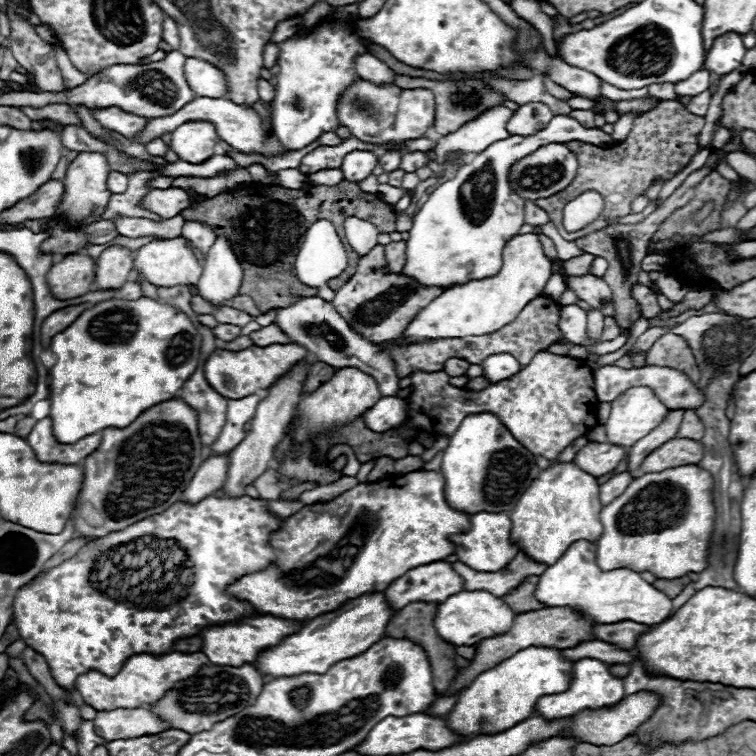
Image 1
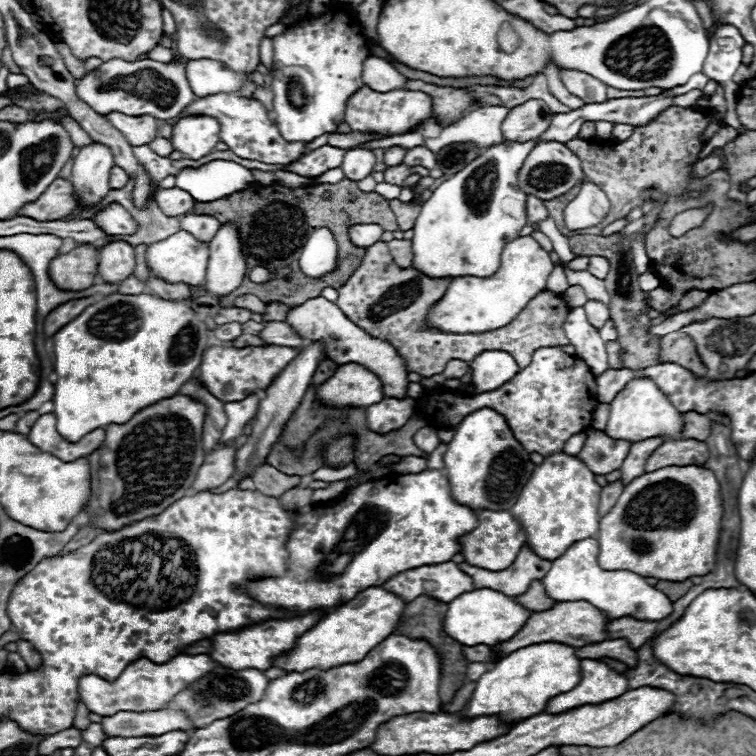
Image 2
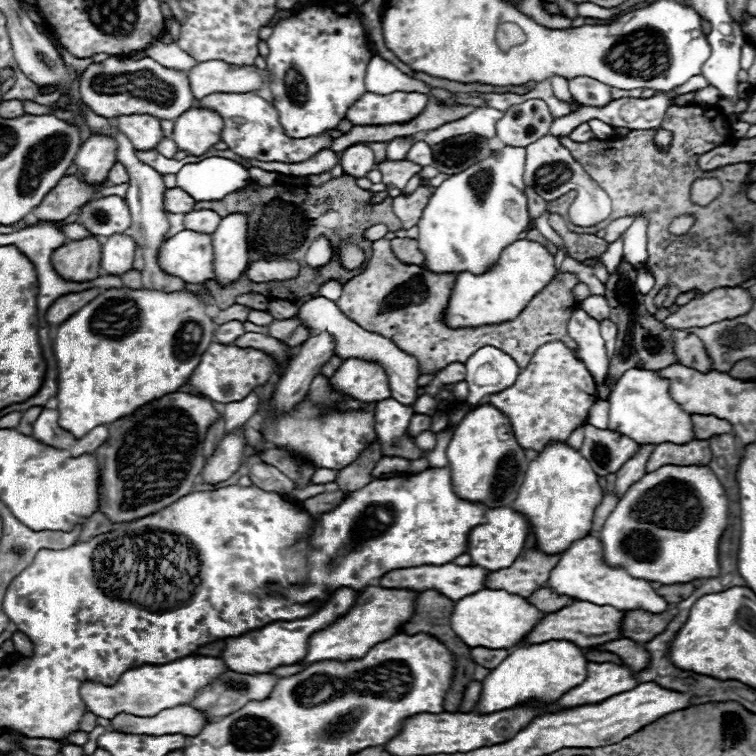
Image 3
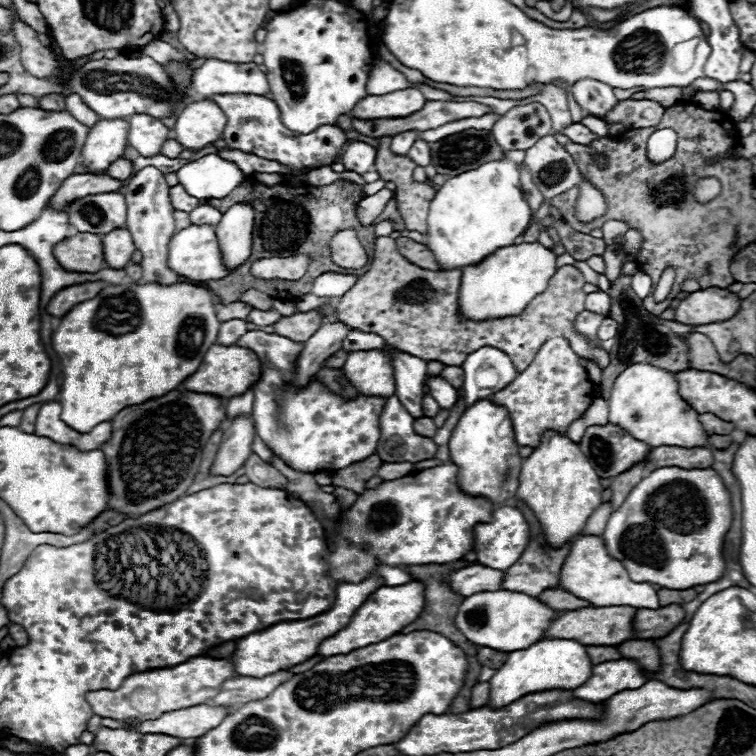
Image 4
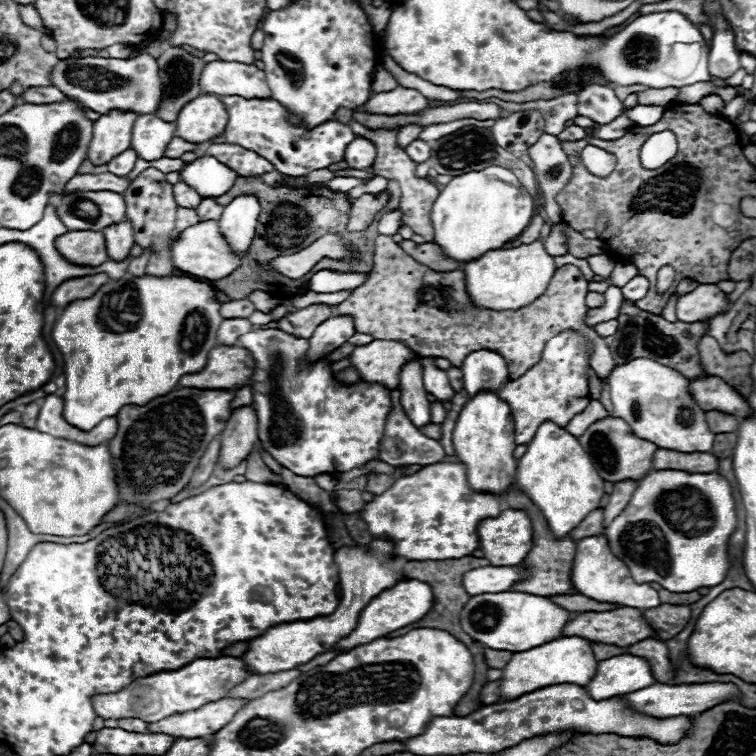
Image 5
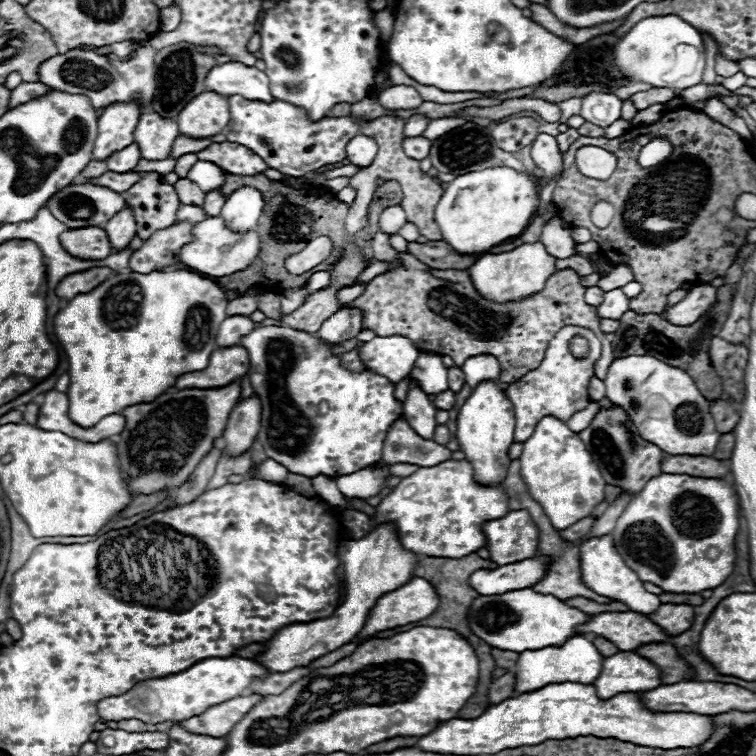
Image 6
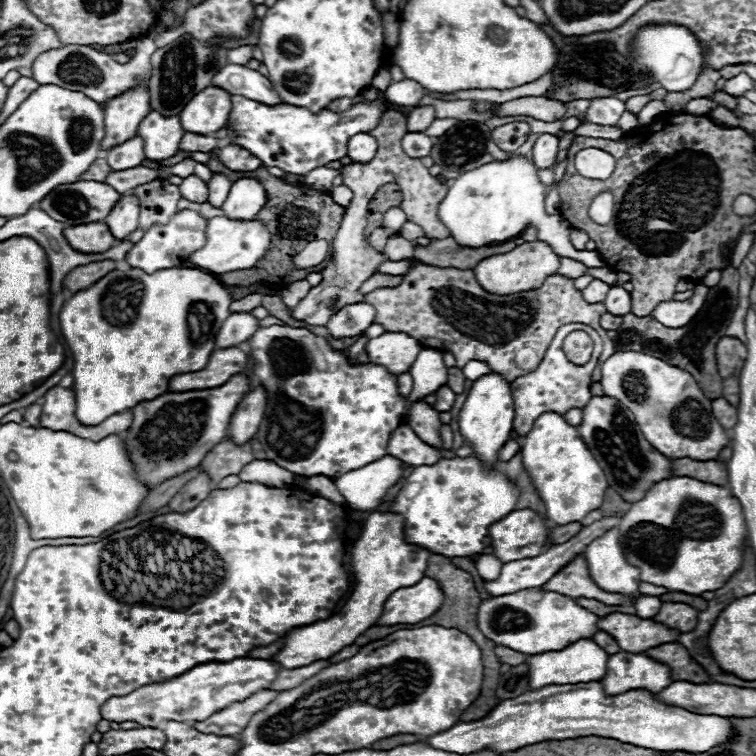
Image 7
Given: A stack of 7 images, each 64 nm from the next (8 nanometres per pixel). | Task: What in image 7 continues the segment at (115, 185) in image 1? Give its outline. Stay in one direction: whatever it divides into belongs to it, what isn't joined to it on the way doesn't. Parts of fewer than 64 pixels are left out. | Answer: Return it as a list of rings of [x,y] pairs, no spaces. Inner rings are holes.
[[[134,136],[118,146],[112,146],[106,152],[106,162],[112,170],[124,170],[140,166],[146,160],[144,156],[144,140],[140,136]]]

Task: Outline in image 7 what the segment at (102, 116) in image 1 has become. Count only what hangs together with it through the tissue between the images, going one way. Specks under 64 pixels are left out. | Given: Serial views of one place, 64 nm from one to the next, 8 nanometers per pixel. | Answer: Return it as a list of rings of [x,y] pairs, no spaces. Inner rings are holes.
[[[152,110],[138,128],[138,134],[144,138],[144,154],[148,160],[164,160],[178,152],[182,136],[186,134],[180,116],[162,116]]]

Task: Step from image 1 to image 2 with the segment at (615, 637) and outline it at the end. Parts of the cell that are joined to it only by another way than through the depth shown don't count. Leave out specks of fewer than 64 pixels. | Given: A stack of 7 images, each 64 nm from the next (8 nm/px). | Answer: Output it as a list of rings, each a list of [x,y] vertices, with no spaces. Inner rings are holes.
[[[624,616],[618,620],[612,620],[608,624],[610,638],[624,638],[628,640],[634,648],[640,648],[648,638],[656,634],[656,624],[658,622],[648,622],[648,620],[636,620],[632,616]]]

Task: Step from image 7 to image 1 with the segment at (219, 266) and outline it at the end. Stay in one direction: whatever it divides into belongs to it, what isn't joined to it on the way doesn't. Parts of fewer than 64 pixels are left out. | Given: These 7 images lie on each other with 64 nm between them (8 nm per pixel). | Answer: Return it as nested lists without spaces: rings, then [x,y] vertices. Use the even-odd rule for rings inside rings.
[[[184,236],[142,246],[134,256],[134,270],[142,272],[154,286],[196,286],[202,276],[198,252]]]

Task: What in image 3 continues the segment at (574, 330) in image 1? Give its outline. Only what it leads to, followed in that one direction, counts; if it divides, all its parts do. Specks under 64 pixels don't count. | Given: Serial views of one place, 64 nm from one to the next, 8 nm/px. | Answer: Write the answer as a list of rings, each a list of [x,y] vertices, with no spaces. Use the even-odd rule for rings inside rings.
[[[582,308],[572,314],[568,322],[568,334],[578,342],[580,350],[576,356],[584,362],[588,372],[592,374],[596,384],[604,382],[608,370],[608,356],[604,348],[604,340],[600,336],[600,322],[590,318]]]

